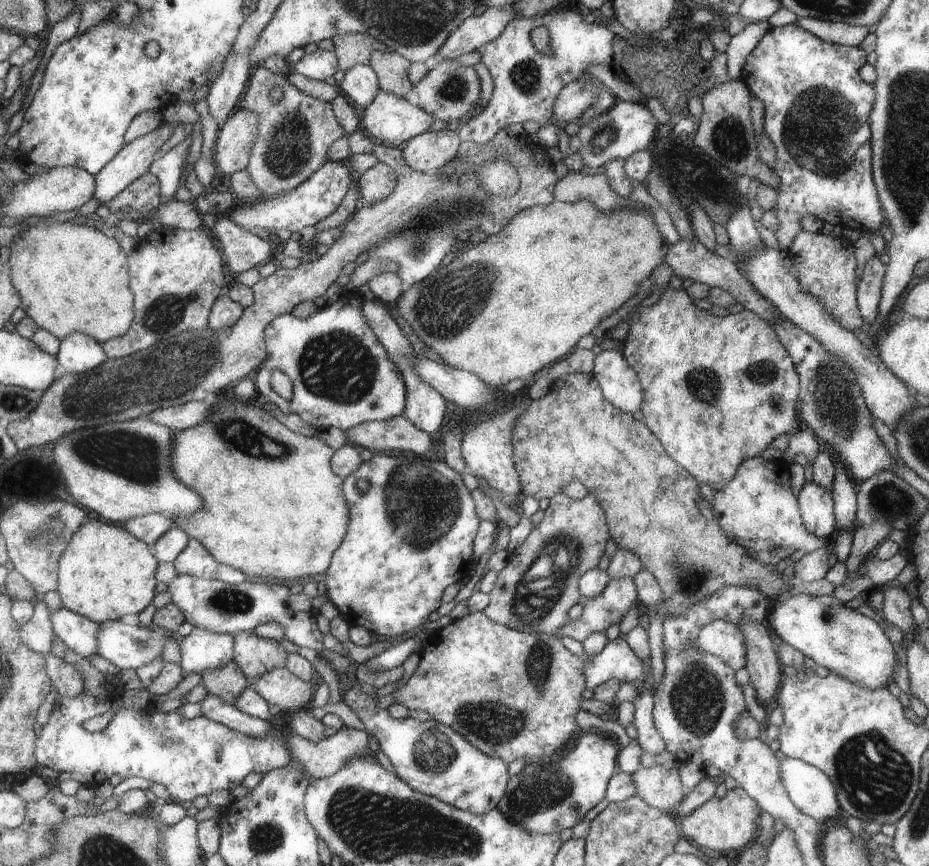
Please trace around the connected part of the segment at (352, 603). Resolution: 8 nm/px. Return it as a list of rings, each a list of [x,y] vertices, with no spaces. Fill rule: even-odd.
[[[375,452],[373,458],[364,462],[353,474],[350,474],[344,480],[344,493],[346,494],[347,504],[351,506],[351,520],[348,524],[346,538],[331,558],[331,566],[324,573],[324,582],[326,583],[326,592],[330,605],[336,606],[340,615],[347,621],[347,624],[364,626],[372,631],[376,636],[386,636],[386,638],[396,638],[402,636],[410,630],[418,630],[420,626],[426,626],[424,622],[432,612],[436,612],[442,604],[442,592],[456,582],[462,582],[464,578],[469,578],[470,568],[472,568],[472,544],[475,544],[474,538],[478,535],[480,520],[478,516],[478,506],[474,498],[470,496],[468,488],[464,486],[460,474],[454,469],[438,460],[422,460],[422,458],[410,458],[410,454],[396,454],[396,456],[386,453]],[[364,480],[370,483],[370,488],[362,492],[358,488],[358,482]]]

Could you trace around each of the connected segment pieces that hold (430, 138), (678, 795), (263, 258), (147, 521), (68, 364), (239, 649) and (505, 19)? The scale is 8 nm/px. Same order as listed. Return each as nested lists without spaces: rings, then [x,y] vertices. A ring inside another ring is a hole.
[[[456,130],[426,131],[402,146],[403,157],[412,169],[433,174],[456,158],[460,143]]]
[[[653,765],[645,769],[641,766],[632,776],[637,795],[648,805],[660,808],[663,812],[674,811],[687,796],[682,776],[676,767]]]
[[[227,216],[219,218],[212,232],[225,259],[229,261],[234,276],[274,261],[269,241],[240,227]]]
[[[157,513],[146,514],[131,519],[123,525],[131,536],[138,537],[147,545],[154,547],[169,529],[174,526],[171,520]]]
[[[83,332],[64,337],[55,356],[61,368],[68,374],[86,372],[91,368],[99,367],[108,359],[101,343]]]
[[[235,632],[235,654],[233,661],[244,676],[255,681],[272,669],[286,668],[288,652],[280,648],[276,640],[256,636],[253,632]]]
[[[513,5],[506,8],[488,7],[480,16],[469,16],[448,35],[446,42],[438,50],[435,61],[456,61],[463,54],[479,51],[486,43],[498,38],[507,24],[516,17],[518,16]]]

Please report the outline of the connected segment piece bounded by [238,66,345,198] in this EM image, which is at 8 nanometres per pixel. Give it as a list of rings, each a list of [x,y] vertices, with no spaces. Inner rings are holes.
[[[264,66],[258,67],[249,78],[247,91],[238,108],[252,111],[259,116],[259,140],[254,146],[252,158],[245,170],[252,178],[254,185],[260,190],[261,195],[270,198],[295,191],[300,184],[311,179],[312,175],[327,164],[326,152],[330,152],[331,144],[342,137],[345,131],[334,118],[330,103],[300,92],[298,88],[288,82],[286,76],[273,73]],[[272,88],[282,88],[283,96],[279,102],[270,100],[269,92]]]

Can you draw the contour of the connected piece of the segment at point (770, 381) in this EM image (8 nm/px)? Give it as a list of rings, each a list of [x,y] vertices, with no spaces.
[[[668,287],[664,290],[660,300],[653,306],[635,309],[634,317],[630,317],[630,331],[624,342],[623,356],[631,368],[638,374],[640,384],[643,386],[644,401],[640,410],[642,411],[644,424],[663,444],[663,448],[679,465],[682,465],[692,477],[700,484],[704,483],[712,488],[712,491],[722,490],[728,480],[734,478],[736,470],[744,460],[758,456],[762,450],[766,450],[774,438],[782,434],[792,434],[798,430],[798,418],[796,418],[796,402],[798,394],[802,394],[798,370],[791,354],[784,348],[773,326],[768,321],[762,320],[758,314],[744,310],[738,314],[730,314],[724,318],[713,316],[709,311],[700,310],[696,307],[694,300],[687,296],[684,289],[675,290]]]

